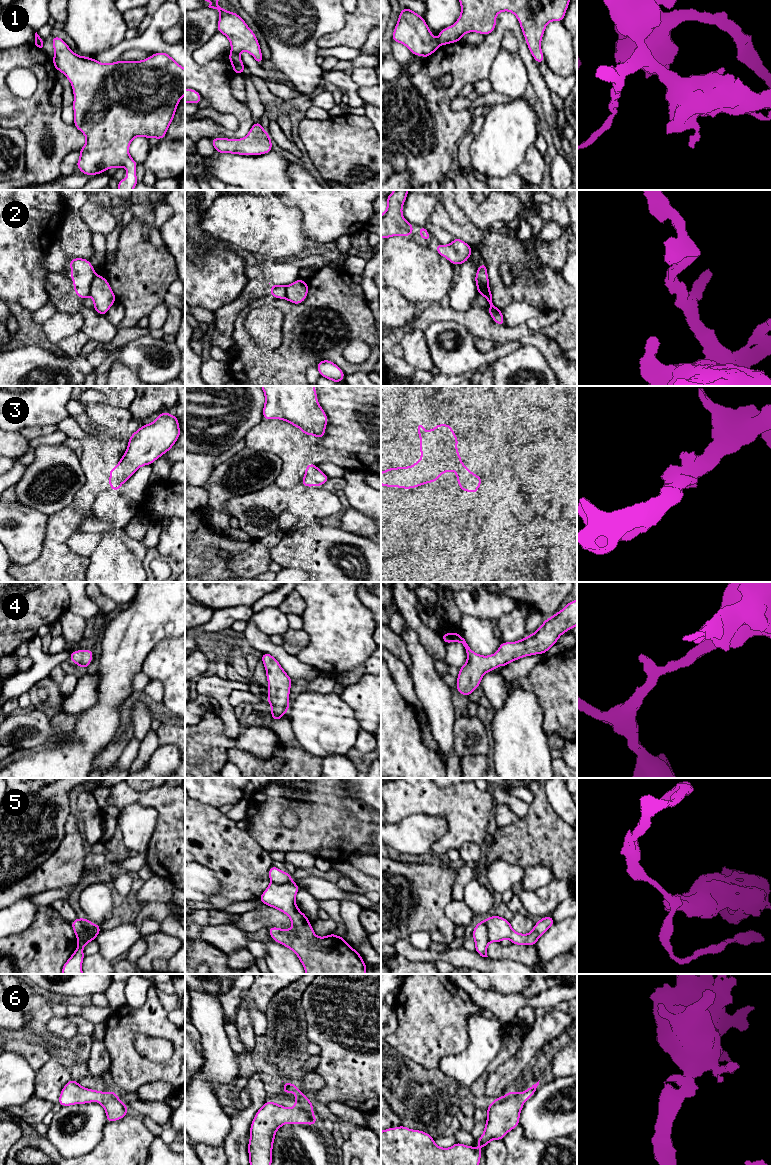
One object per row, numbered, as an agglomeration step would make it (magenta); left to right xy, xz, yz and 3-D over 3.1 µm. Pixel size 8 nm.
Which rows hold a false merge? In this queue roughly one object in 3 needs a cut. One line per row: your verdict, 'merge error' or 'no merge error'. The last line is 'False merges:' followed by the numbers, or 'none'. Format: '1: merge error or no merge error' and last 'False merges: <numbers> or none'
1: merge error
2: merge error
3: no merge error
4: no merge error
5: merge error
6: no merge error
False merges: 1, 2, 5

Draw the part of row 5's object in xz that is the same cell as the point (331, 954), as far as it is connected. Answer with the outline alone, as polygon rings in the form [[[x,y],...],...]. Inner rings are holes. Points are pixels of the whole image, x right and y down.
[[[294,882],[270,883],[263,894],[260,895],[259,900],[263,904],[285,913],[293,924],[291,929],[269,927],[271,938],[291,949],[298,956],[306,974],[366,974],[368,966],[363,962],[358,951],[344,940],[344,937],[337,936],[334,933],[325,937],[316,936],[307,916],[296,906],[295,897],[299,889],[299,886]]]

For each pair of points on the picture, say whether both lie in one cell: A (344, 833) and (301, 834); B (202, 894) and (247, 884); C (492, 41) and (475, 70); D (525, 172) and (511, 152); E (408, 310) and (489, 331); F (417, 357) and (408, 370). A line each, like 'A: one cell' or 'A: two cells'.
A: one cell
B: two cells
C: one cell
D: two cells
E: two cells
F: two cells

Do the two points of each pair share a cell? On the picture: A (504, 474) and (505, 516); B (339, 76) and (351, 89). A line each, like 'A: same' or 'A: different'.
A: different
B: same

